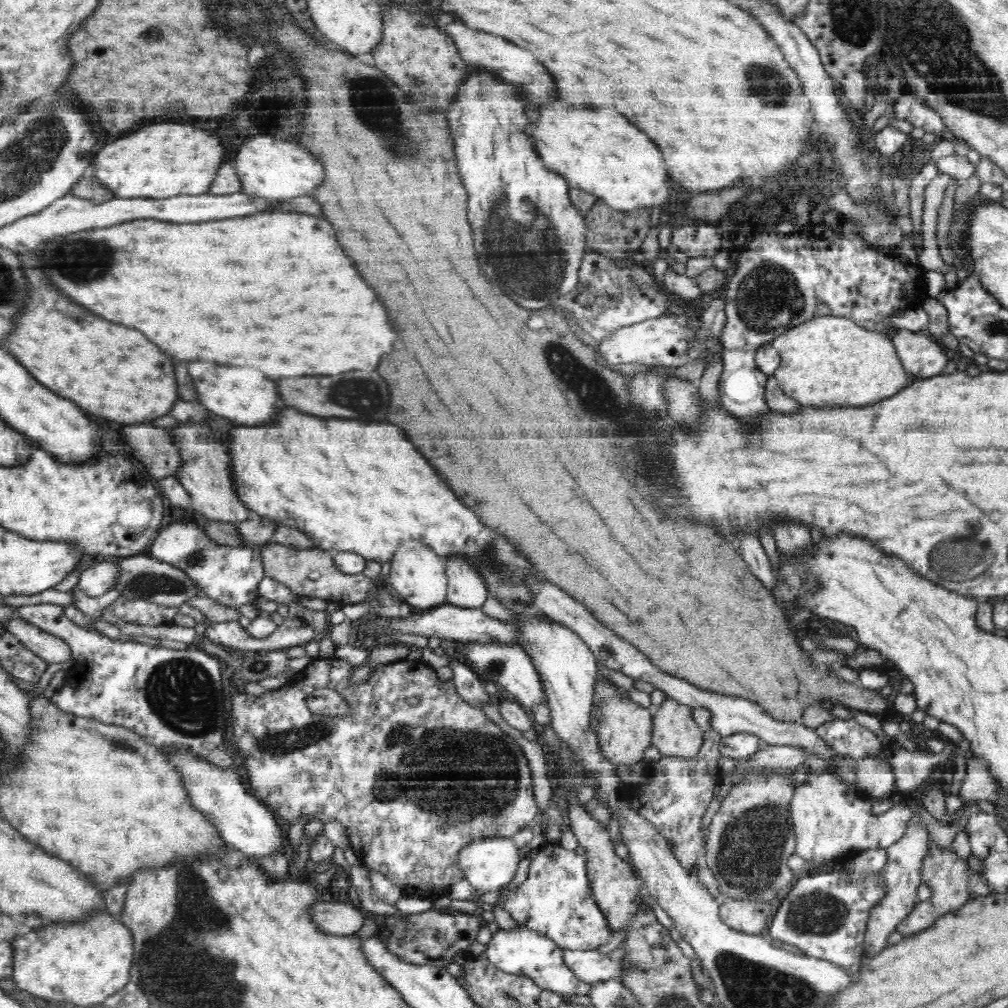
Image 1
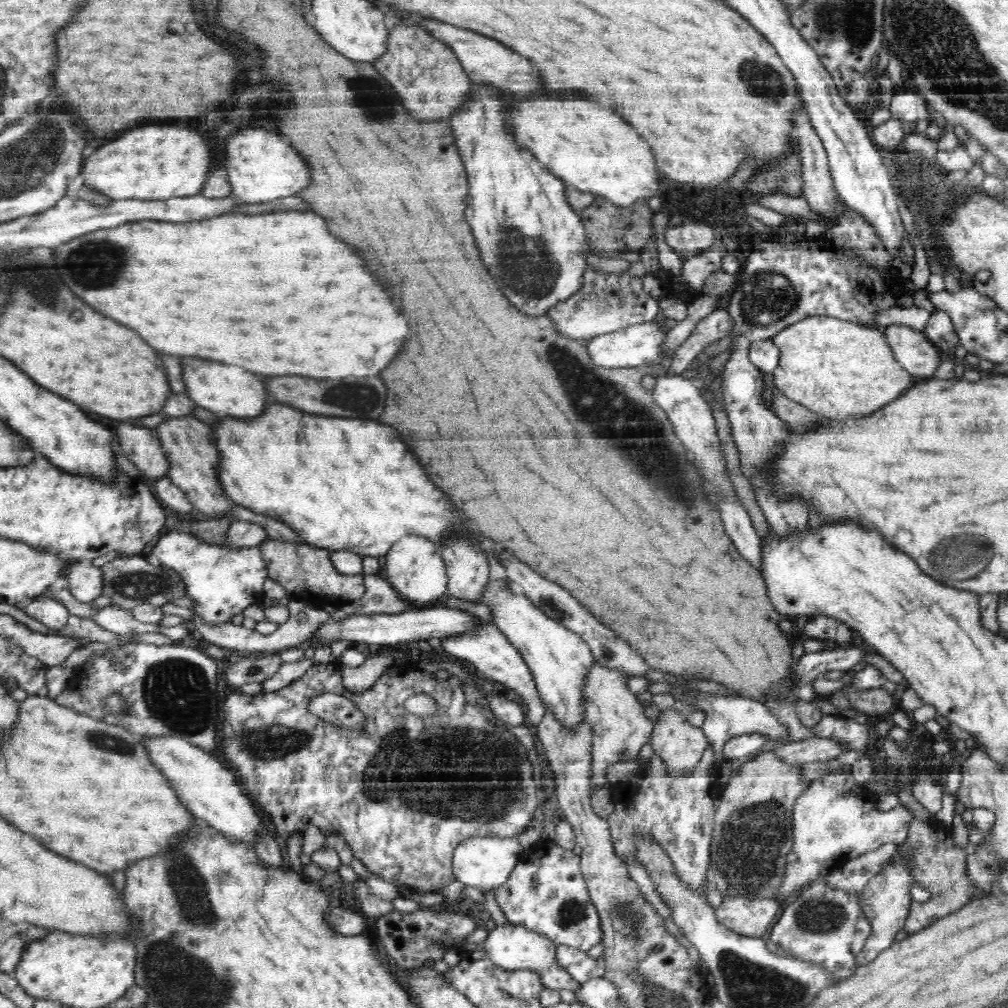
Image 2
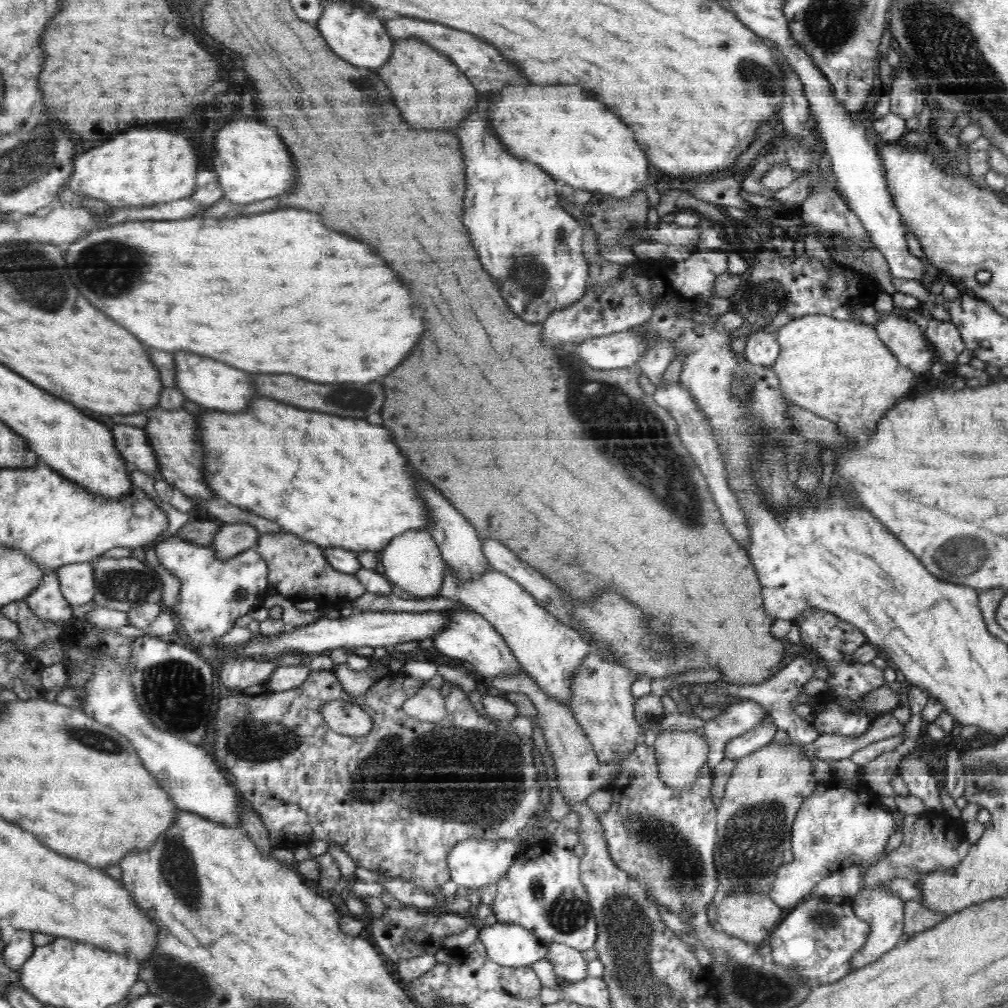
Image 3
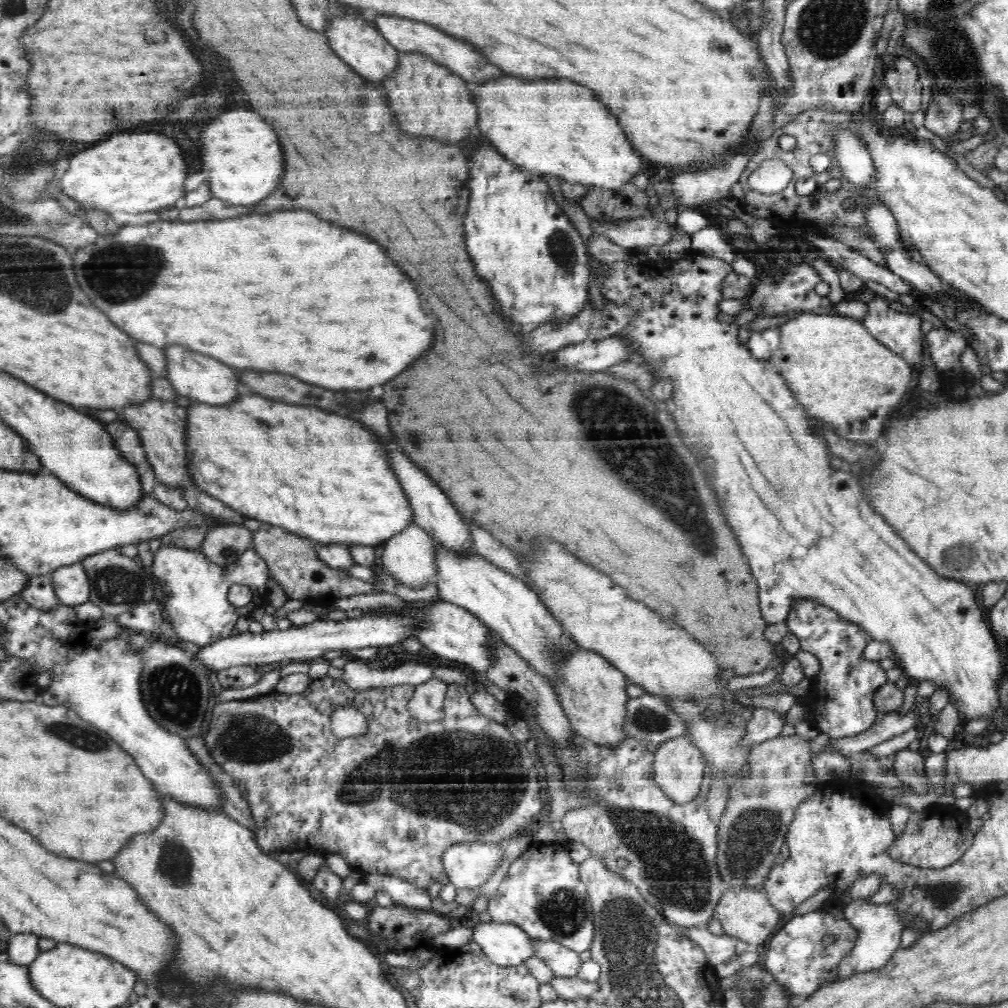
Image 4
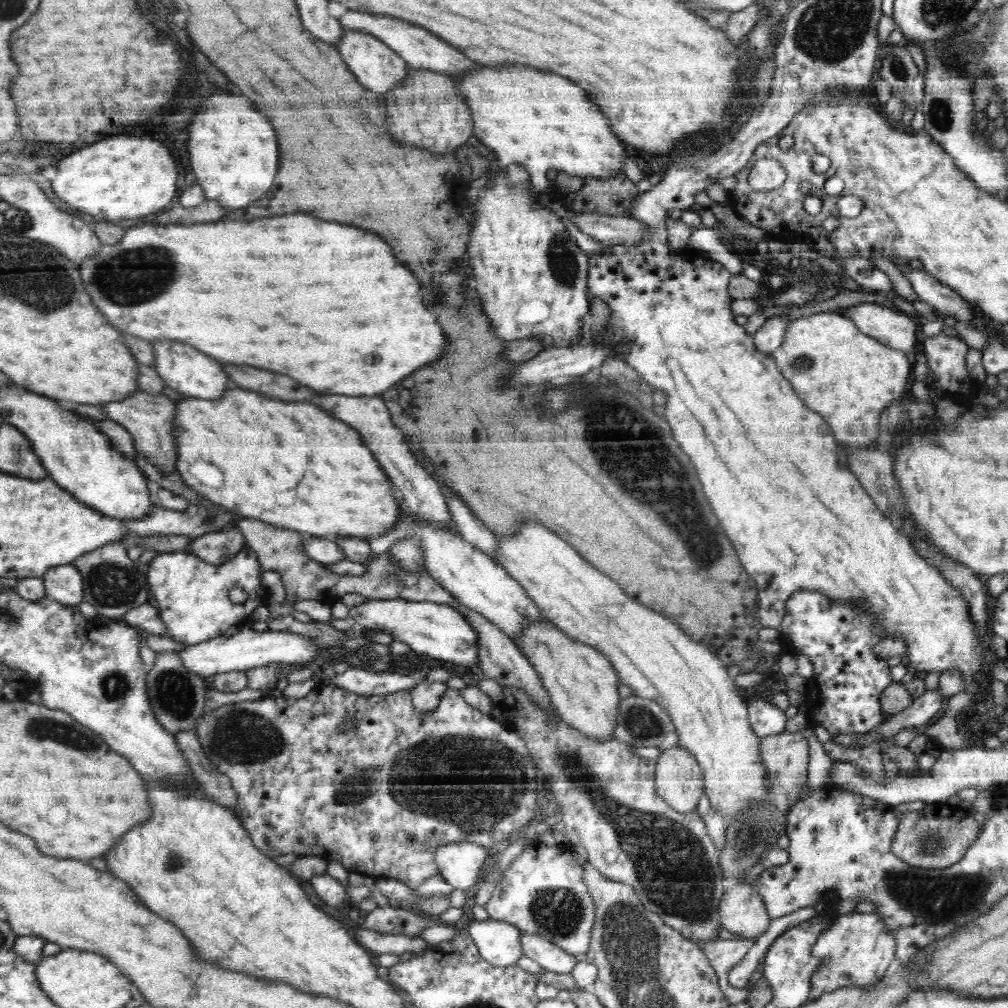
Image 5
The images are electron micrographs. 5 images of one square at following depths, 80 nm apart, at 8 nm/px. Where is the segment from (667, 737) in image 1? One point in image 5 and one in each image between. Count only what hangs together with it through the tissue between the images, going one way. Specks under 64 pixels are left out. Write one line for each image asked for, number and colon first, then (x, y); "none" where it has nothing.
2: (680, 745)
3: (679, 755)
4: (678, 768)
5: (678, 777)

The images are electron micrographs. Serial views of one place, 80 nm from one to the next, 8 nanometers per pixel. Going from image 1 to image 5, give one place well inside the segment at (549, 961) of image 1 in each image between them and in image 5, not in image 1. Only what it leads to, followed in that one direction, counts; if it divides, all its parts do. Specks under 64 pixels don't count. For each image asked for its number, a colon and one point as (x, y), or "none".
2: (513, 947)
3: (511, 945)
4: (506, 944)
5: (500, 943)

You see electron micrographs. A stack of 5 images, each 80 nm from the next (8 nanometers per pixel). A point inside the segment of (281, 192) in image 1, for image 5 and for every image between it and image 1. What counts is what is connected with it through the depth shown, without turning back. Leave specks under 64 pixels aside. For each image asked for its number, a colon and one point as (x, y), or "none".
2: (260, 166)
3: (251, 163)
4: (243, 158)
5: (235, 160)

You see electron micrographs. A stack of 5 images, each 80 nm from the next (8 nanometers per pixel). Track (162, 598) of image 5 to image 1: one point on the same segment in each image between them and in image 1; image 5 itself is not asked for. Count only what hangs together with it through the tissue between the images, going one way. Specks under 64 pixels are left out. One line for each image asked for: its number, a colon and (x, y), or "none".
1: (230, 576)
2: (224, 582)
3: (211, 599)
4: (193, 592)

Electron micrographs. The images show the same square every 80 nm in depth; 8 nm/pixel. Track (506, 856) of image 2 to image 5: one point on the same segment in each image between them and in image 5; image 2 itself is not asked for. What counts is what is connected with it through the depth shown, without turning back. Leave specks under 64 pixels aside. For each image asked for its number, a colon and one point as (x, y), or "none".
3: (473, 863)
4: (469, 864)
5: (460, 864)

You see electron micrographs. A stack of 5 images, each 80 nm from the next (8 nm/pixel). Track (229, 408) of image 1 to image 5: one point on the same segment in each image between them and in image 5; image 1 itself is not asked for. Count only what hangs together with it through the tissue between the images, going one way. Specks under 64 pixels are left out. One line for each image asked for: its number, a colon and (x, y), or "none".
2: (222, 389)
3: (210, 384)
4: (200, 378)
5: (193, 374)

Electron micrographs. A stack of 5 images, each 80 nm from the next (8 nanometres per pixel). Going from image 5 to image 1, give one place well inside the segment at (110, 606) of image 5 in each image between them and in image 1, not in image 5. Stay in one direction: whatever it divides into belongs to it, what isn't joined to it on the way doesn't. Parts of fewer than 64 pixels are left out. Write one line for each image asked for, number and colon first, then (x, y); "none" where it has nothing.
1: (141, 576)
2: (130, 580)
3: (124, 583)
4: (118, 584)

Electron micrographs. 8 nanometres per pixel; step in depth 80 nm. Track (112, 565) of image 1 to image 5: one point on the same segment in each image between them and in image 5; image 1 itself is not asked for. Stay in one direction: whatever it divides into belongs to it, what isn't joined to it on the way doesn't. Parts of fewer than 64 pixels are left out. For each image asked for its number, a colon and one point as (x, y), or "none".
2: (85, 582)
3: (77, 581)
4: (71, 583)
5: (65, 584)

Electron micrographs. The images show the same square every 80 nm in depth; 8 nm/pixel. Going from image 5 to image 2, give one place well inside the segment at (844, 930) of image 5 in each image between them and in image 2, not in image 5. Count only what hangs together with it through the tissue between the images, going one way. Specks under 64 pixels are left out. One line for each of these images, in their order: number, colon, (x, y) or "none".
2: (886, 904)
3: (885, 913)
4: (880, 927)

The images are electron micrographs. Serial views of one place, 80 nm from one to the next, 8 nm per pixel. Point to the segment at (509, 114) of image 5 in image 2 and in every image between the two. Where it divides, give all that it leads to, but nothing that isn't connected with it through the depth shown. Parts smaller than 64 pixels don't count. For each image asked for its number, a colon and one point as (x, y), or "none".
2: (589, 147)
3: (567, 133)
4: (538, 127)

